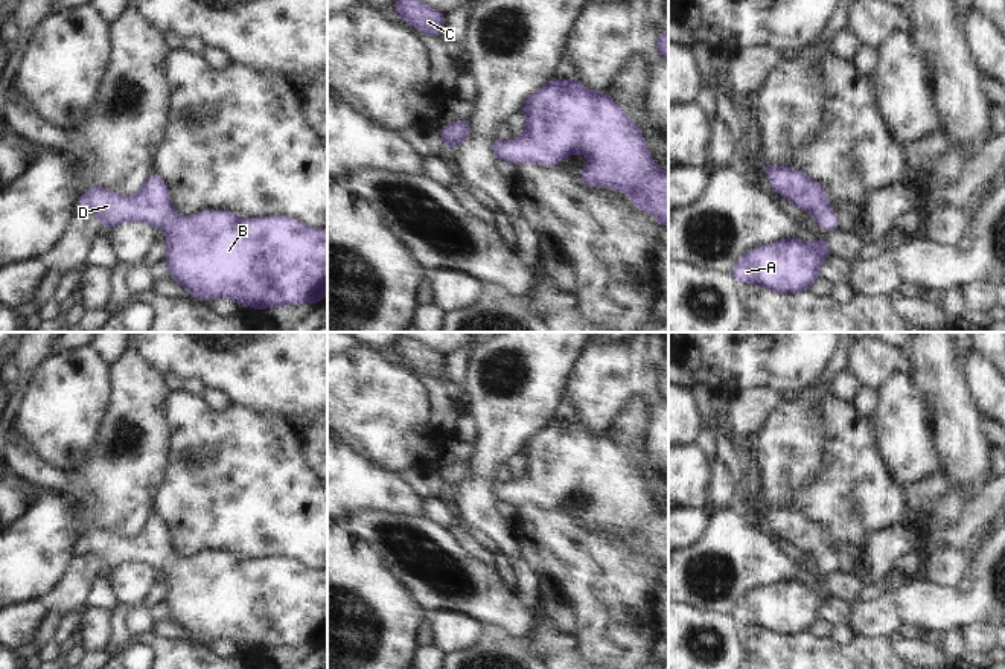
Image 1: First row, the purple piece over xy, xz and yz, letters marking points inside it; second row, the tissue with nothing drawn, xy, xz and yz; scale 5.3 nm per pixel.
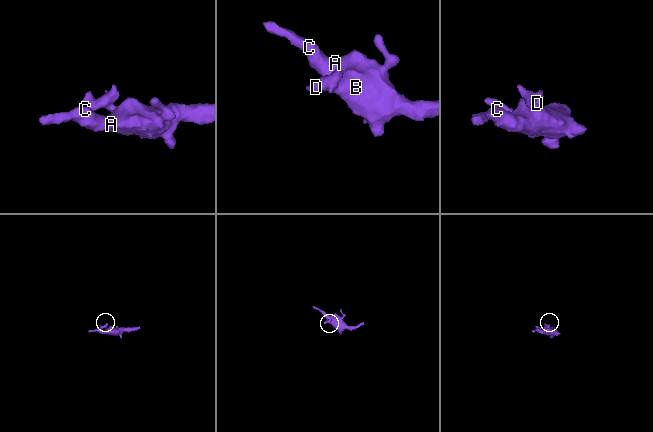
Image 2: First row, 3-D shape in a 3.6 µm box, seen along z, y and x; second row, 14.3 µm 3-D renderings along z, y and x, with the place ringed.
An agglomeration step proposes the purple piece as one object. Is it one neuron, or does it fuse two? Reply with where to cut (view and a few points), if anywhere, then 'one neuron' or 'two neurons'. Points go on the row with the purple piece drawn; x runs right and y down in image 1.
no cut | one neuron

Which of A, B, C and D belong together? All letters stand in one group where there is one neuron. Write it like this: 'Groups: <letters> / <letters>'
Groups: A B C D

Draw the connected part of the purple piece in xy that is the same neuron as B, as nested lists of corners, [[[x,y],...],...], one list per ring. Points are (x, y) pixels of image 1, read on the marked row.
[[[155,172],[132,197],[93,184],[78,198],[78,209],[93,212],[104,229],[125,221],[143,221],[154,229],[164,227],[164,262],[169,277],[181,283],[198,302],[225,296],[257,311],[300,302],[317,305],[327,294],[327,229],[308,229],[291,216],[247,219],[221,209],[177,216],[169,187]]]

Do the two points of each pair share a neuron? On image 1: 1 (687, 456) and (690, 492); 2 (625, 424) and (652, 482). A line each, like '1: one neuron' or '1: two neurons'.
1: one neuron
2: one neuron

